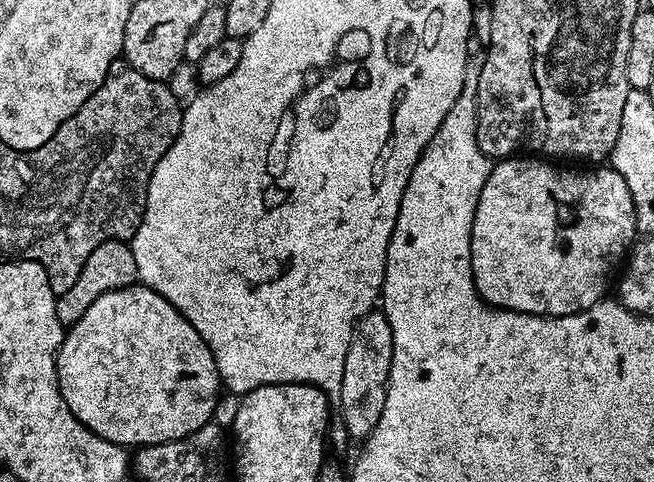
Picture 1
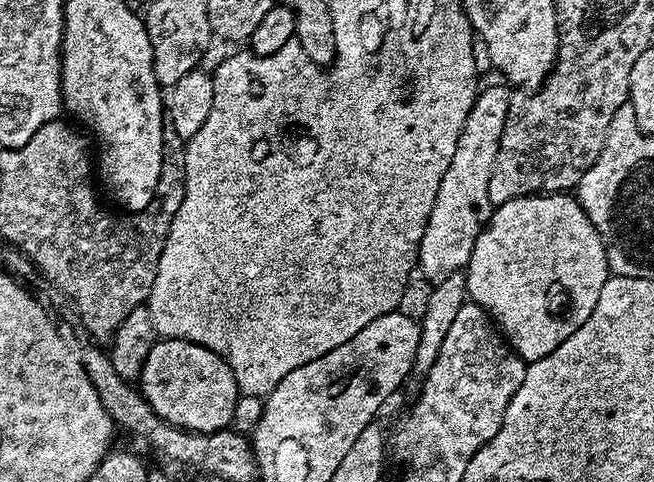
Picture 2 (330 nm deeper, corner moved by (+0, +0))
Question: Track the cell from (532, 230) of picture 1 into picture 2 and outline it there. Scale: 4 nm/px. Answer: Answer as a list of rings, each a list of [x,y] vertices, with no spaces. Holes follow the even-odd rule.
[[[554,192],[539,196],[523,196],[522,198],[514,198],[505,204],[495,205],[492,217],[478,234],[478,242],[474,242],[474,250],[470,254],[466,275],[471,303],[479,304],[492,317],[492,323],[500,329],[510,347],[523,360],[531,362],[546,358],[546,354],[558,350],[558,346],[562,346],[562,342],[566,342],[566,338],[570,338],[570,334],[574,334],[574,330],[578,330],[578,326],[582,326],[582,322],[586,322],[586,318],[590,318],[590,314],[594,314],[594,306],[598,306],[598,294],[602,294],[602,286],[606,286],[610,273],[602,238],[598,234],[594,222],[590,222],[590,218],[582,210],[579,200],[572,194]]]

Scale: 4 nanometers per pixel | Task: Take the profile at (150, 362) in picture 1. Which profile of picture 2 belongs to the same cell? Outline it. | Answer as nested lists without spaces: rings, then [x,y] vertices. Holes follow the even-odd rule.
[[[167,338],[157,339],[150,354],[146,354],[146,366],[142,368],[138,387],[158,418],[170,422],[175,428],[185,428],[187,432],[225,431],[232,423],[236,400],[242,394],[230,366],[217,352],[189,340]]]

